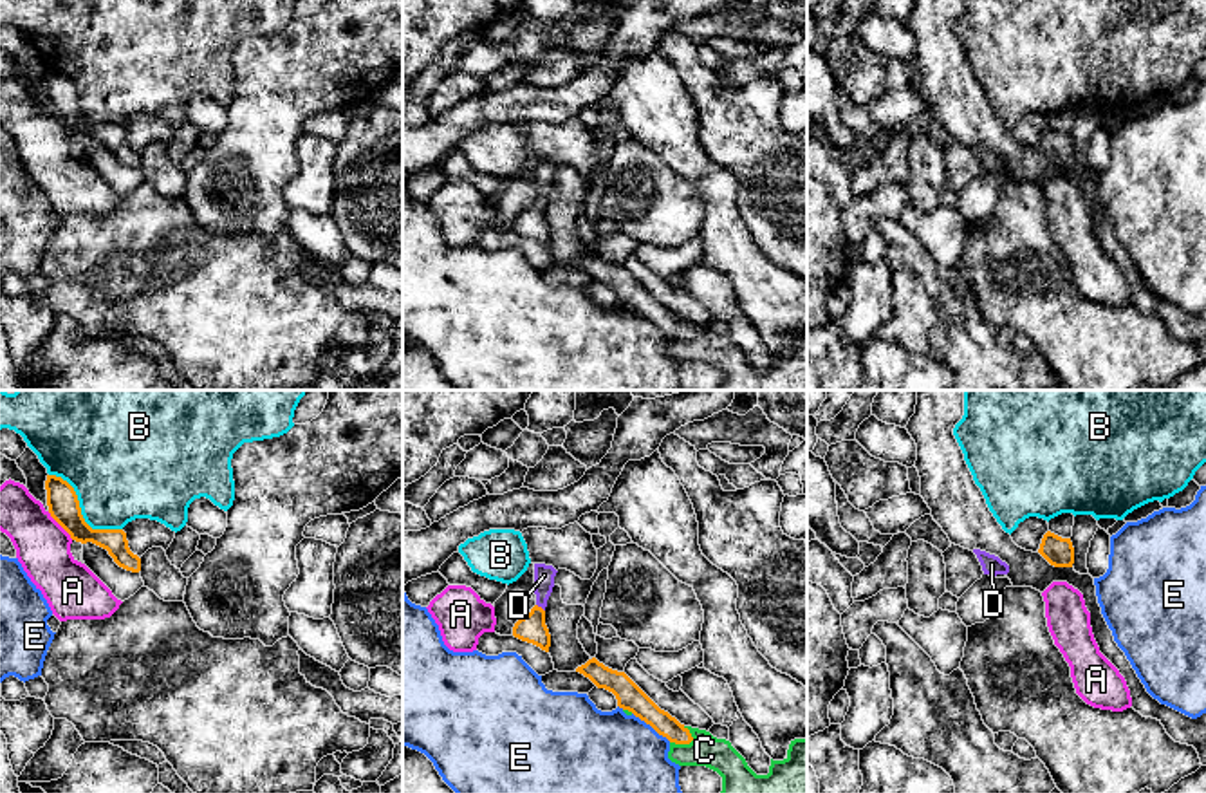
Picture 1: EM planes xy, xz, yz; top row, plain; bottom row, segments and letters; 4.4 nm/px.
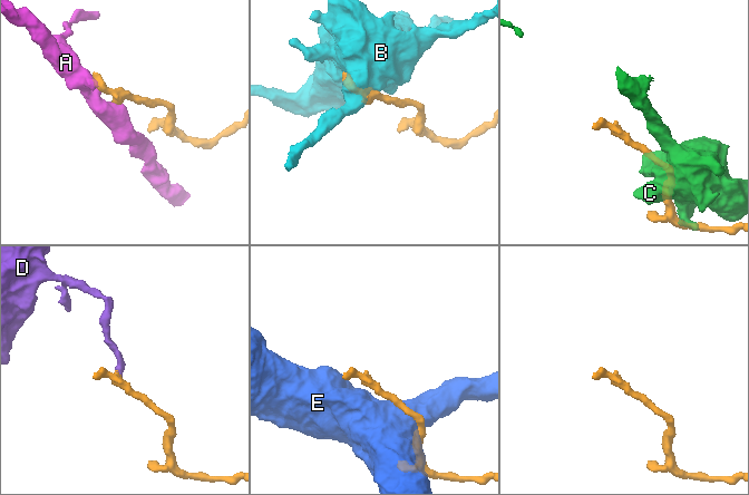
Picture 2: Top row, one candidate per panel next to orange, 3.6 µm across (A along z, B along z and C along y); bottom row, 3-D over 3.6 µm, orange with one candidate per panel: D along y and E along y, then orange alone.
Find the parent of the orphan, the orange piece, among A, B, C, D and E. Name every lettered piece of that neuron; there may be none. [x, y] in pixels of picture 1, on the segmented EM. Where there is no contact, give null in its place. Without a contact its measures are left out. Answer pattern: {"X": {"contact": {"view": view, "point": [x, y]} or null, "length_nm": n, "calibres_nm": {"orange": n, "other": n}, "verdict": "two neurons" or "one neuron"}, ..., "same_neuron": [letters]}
{"A": {"contact": {"view": "xy", "point": [60, 524]}, "length_nm": 170, "calibres_nm": {"orange": 140, "other": 240}, "verdict": "two neurons"}, "B": {"contact": {"view": "xy", "point": [80, 512]}, "length_nm": 420, "calibres_nm": {"orange": 140, "other": 440}, "verdict": "two neurons"}, "C": {"contact": {"view": "xz", "point": [681, 743]}, "length_nm": 110, "calibres_nm": {"orange": 100, "other": 140}, "verdict": "two neurons"}, "D": {"contact": {"view": "xz", "point": [540, 607]}, "length_nm": 50, "calibres_nm": {"orange": 120, "other": 100}, "verdict": "one neuron"}, "E": {"contact": {"view": "xz", "point": [652, 727]}, "length_nm": 220, "calibres_nm": {"orange": 120, "other": 360}, "verdict": "two neurons"}, "same_neuron": ["D"]}

